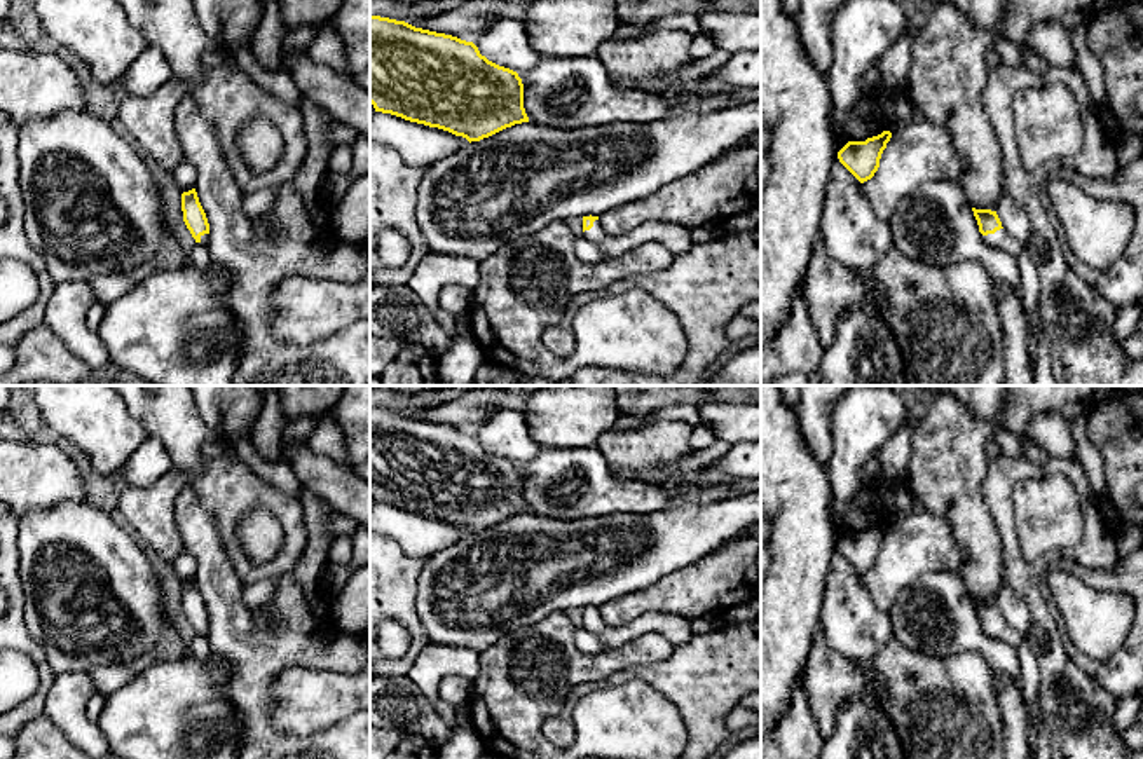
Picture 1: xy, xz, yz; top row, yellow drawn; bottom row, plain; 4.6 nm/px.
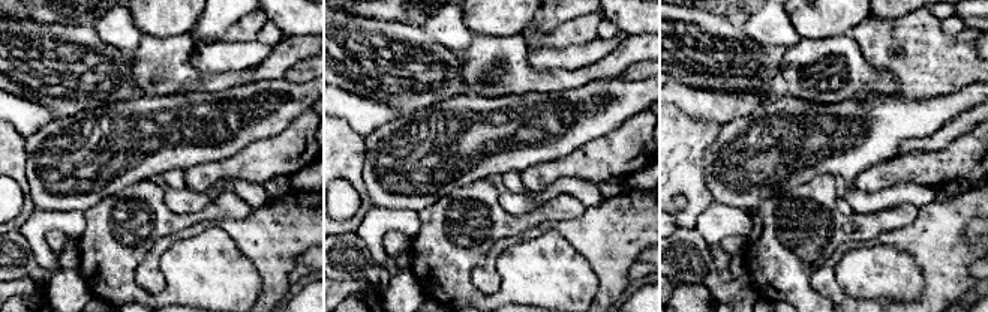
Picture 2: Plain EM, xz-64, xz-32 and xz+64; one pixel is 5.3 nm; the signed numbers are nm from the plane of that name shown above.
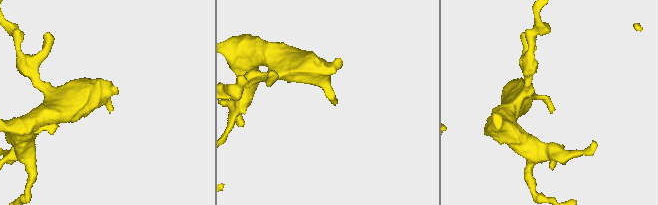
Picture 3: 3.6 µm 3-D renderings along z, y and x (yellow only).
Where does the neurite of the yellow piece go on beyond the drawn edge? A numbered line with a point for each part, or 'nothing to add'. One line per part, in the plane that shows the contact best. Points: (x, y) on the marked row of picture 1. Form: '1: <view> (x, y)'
1: yz (1002, 239)

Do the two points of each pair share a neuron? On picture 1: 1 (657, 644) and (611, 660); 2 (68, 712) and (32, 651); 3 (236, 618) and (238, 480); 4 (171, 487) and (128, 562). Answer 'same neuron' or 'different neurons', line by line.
1: same neuron
2: different neurons
3: different neurons
4: different neurons

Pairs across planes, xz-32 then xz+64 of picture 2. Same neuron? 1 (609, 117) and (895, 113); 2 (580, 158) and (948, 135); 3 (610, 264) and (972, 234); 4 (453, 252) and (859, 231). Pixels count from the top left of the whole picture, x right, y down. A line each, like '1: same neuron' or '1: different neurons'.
1: same neuron
2: different neurons
3: different neurons
4: same neuron

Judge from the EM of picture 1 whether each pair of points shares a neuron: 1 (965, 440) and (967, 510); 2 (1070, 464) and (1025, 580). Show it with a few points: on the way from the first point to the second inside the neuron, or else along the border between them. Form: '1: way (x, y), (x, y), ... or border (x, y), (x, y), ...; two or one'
1: way (962, 458), (962, 492); one
2: way (1030, 470), (1021, 470), (1004, 487), (1009, 540); one

